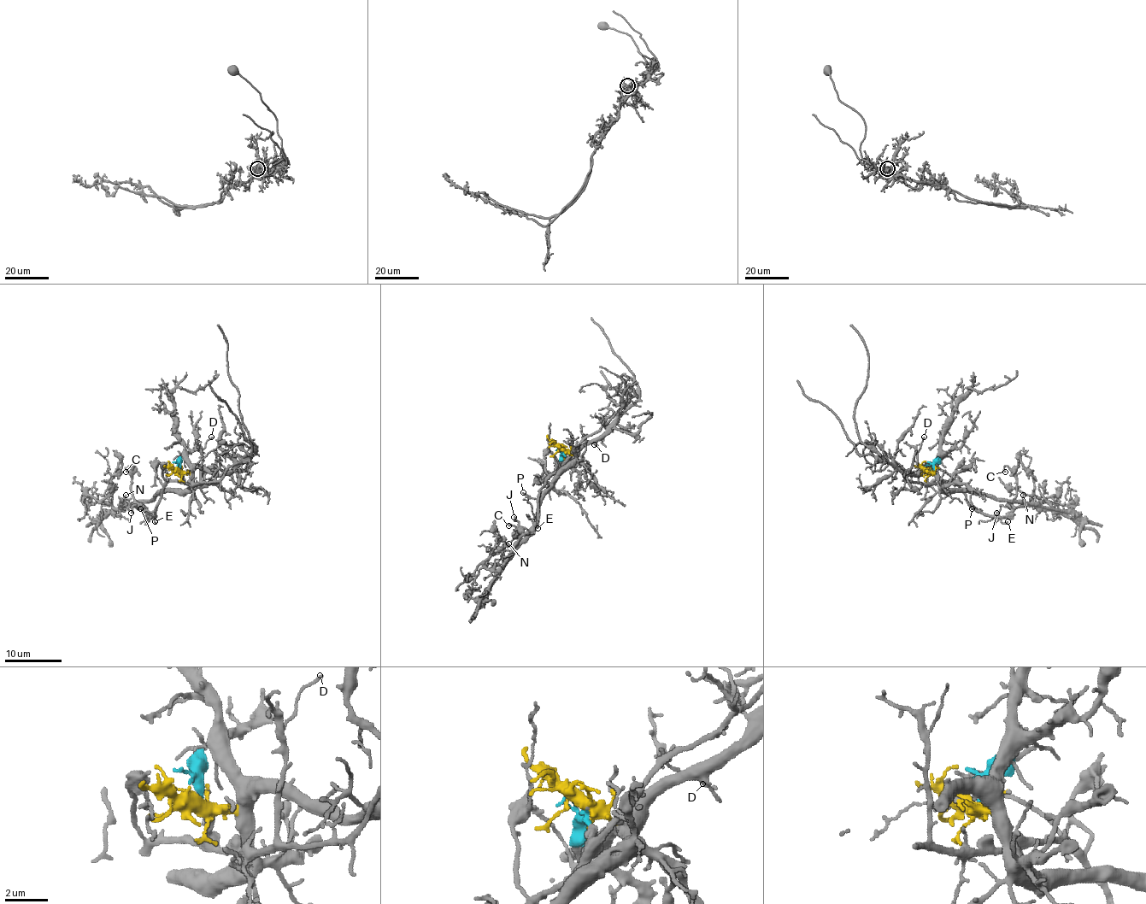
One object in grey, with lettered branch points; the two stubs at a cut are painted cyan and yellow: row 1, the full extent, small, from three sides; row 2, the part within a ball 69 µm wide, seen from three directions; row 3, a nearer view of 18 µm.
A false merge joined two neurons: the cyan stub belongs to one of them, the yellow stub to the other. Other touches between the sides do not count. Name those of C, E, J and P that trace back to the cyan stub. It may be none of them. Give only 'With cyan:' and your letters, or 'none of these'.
With cyan: C, E, J, P

